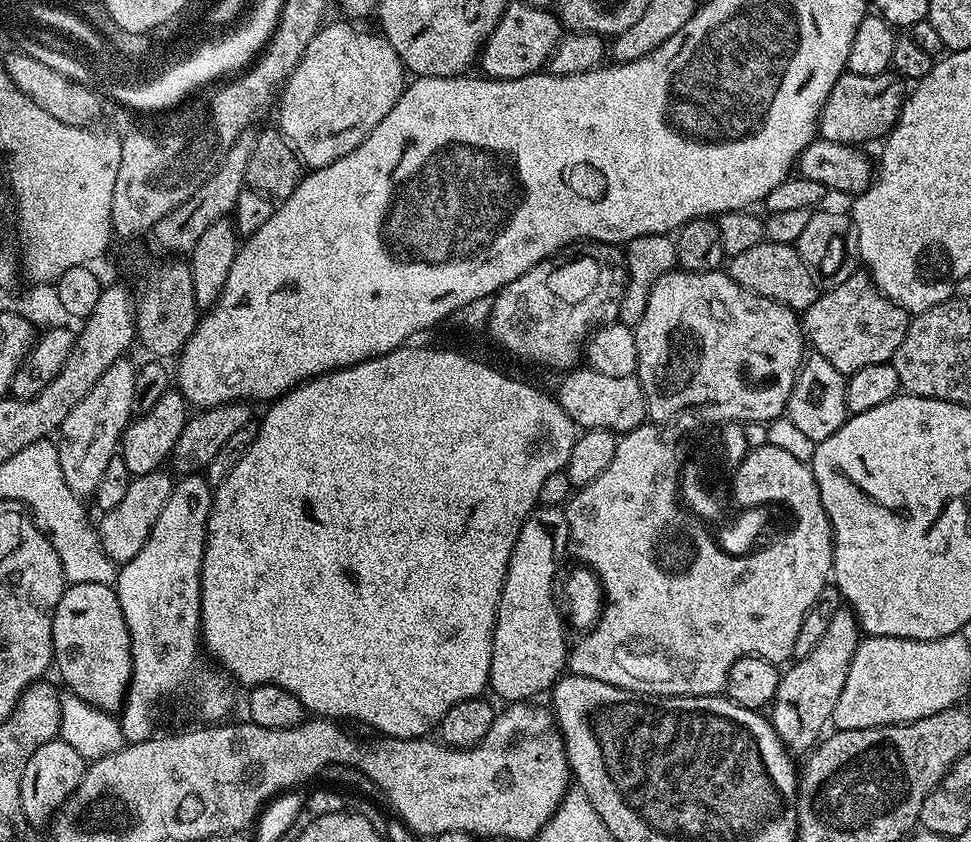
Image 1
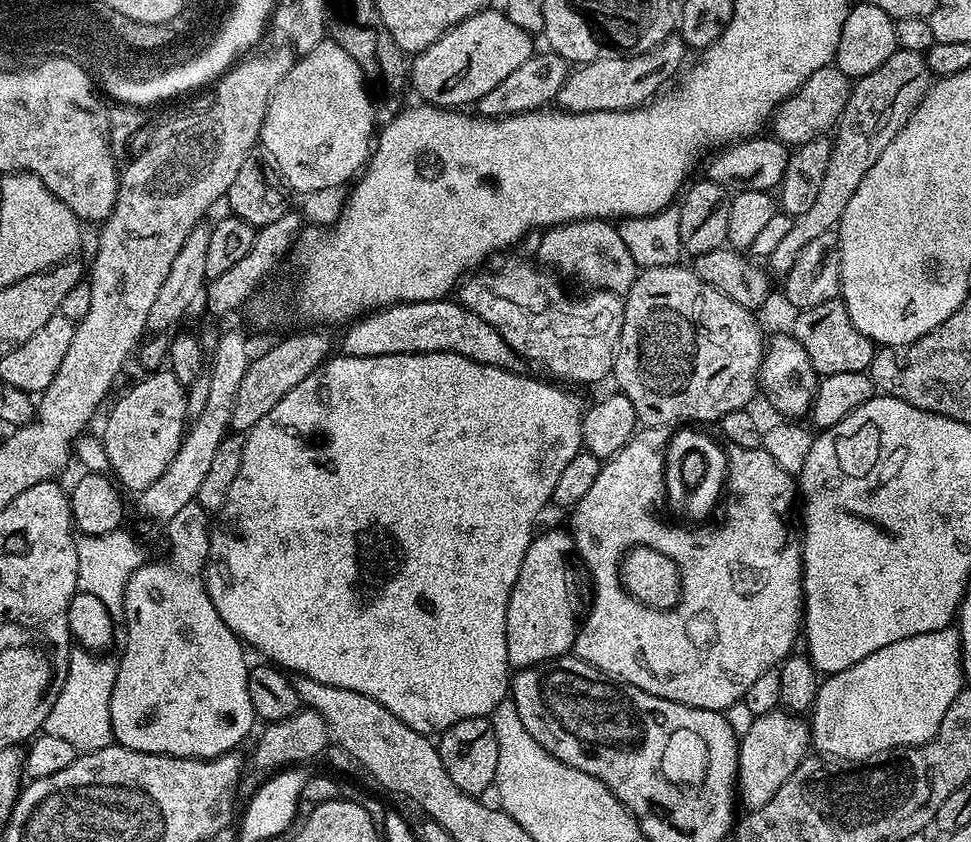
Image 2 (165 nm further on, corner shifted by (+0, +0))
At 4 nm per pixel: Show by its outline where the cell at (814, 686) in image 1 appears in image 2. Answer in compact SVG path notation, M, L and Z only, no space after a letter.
M787 710L767 712L764 716L753 719L748 732L739 737L740 757L738 758L738 800L745 809L751 810L766 806L778 790L782 790L782 782L798 770L798 766L810 752L810 728L804 724L799 715Z

